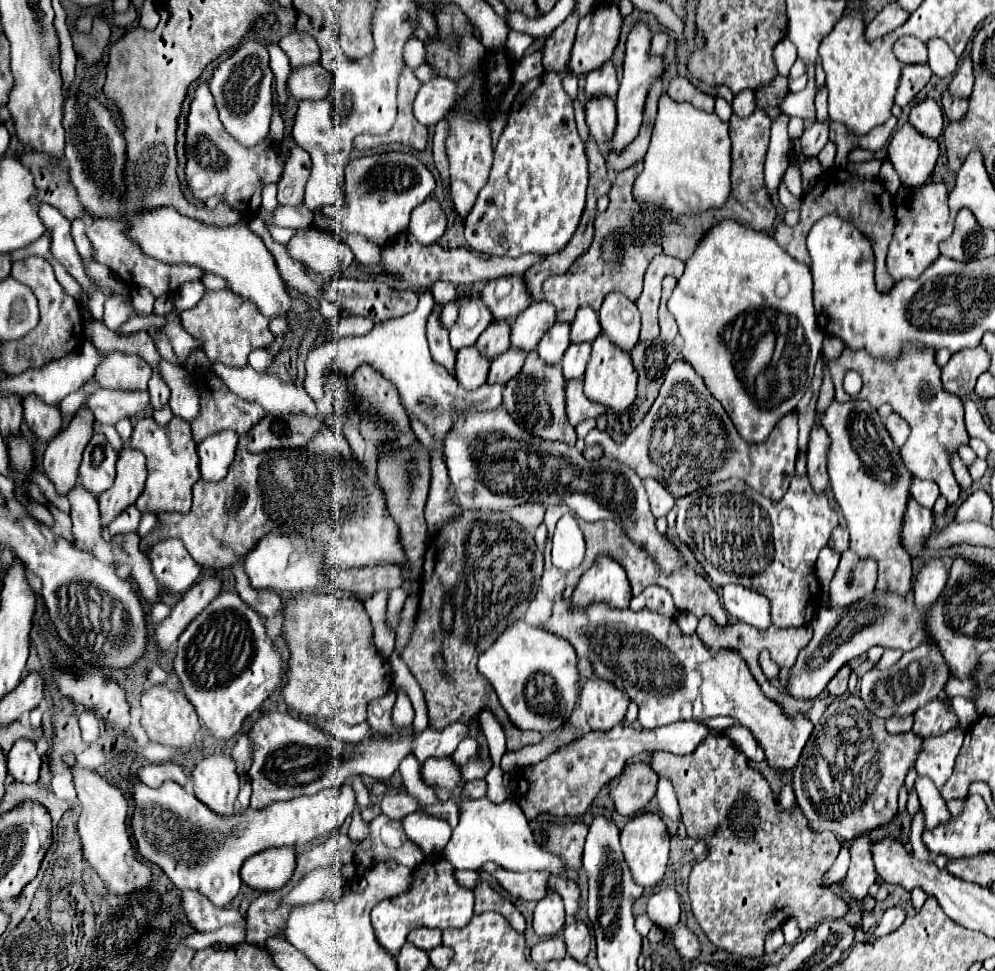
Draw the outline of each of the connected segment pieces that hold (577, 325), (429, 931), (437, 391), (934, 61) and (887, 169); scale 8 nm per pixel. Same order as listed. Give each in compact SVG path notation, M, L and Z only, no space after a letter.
M582 306L570 324L570 340L576 344L578 342L594 342L594 338L598 338L600 332L602 332L602 328L598 322L598 314L592 308Z
M416 928L408 934L408 942L412 942L416 948L426 950L426 952L442 944L440 940L442 940L442 930L438 928Z
M430 292L420 294L420 304L414 312L390 318L384 322L378 322L374 330L366 336L354 336L354 338L340 338L340 340L328 340L322 346L314 348L308 354L308 374L304 380L304 388L310 394L314 402L320 402L324 398L322 382L330 370L336 370L344 374L346 378L352 376L352 372L360 364L370 364L374 370L378 370L386 380L390 380L402 398L404 408L414 414L436 438L444 438L444 434L452 426L452 408L460 410L488 410L502 404L502 390L504 384L484 384L478 390L462 390L462 386L456 382L456 378L450 378L450 374L442 372L442 366L436 366L430 358L428 340L426 340L426 322L432 314L434 298Z
M936 38L928 42L928 66L932 74L936 74L938 78L946 78L956 70L956 64L958 58L944 40Z
M888 160L882 162L882 168L880 168L880 176L878 176L878 178L880 178L882 184L886 186L886 190L890 190L890 194L896 194L896 192L898 192L898 188L900 188L900 178L898 178L898 174L894 172L894 168L890 166Z

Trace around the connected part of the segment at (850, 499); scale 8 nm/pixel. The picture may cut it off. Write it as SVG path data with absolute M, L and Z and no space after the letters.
M850 400L832 404L822 412L822 428L830 436L828 448L828 474L830 488L850 530L850 548L860 556L872 556L878 562L878 592L906 594L912 582L910 554L900 542L902 514L906 510L906 498L910 496L912 474L902 466L898 448L886 432L878 412L868 402Z

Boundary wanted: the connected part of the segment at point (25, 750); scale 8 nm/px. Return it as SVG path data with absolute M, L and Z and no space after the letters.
M18 740L8 752L6 764L12 780L22 784L34 784L38 780L42 760L36 752L36 746L30 740Z

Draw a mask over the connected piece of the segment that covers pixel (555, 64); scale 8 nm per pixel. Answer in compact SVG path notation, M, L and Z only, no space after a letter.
M570 12L570 16L552 32L552 36L546 38L544 50L542 50L544 72L558 72L558 74L564 72L564 68L570 60L570 50L574 44L578 20L580 20L578 14Z

